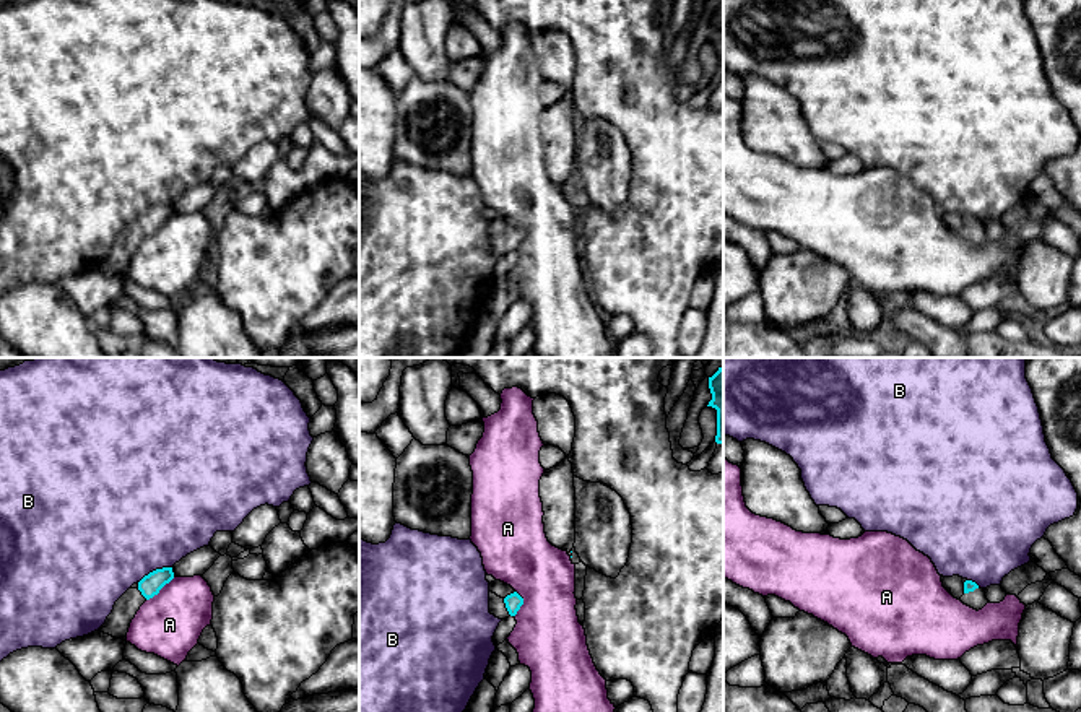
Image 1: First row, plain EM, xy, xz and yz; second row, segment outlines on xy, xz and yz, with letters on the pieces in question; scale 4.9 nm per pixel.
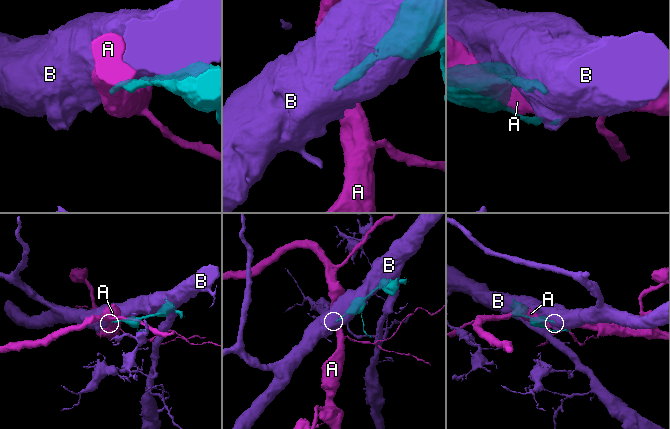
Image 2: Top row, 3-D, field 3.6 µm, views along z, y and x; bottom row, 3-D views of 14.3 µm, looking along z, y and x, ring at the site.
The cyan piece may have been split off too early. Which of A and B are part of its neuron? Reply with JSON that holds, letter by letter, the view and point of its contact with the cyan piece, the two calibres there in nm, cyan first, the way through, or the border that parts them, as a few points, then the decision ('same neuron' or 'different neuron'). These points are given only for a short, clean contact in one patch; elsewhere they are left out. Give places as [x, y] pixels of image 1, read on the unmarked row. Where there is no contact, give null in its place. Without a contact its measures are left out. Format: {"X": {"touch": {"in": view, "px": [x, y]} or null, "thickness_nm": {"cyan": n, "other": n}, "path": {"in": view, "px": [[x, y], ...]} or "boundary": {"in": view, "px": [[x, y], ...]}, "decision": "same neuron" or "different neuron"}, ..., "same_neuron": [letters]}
{"A": {"touch": {"in": "xy", "px": [160, 225]}, "thickness_nm": {"cyan": 110, "other": 320}, "boundary": {"in": "xy", "px": [[174, 213], [147, 236]]}, "decision": "different neuron"}, "B": {"touch": {"in": "xy", "px": [156, 205]}, "thickness_nm": {"cyan": 110, "other": 500}, "decision": "different neuron"}, "same_neuron": []}

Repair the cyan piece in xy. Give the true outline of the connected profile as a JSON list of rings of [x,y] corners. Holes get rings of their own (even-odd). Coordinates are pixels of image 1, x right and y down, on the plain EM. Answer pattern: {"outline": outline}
{"outline": [[[163,203],[145,211],[137,224],[128,224],[114,241],[112,249],[99,263],[101,268],[115,275],[127,273],[132,255],[140,242],[159,229],[159,226],[174,215],[172,203]]]}

